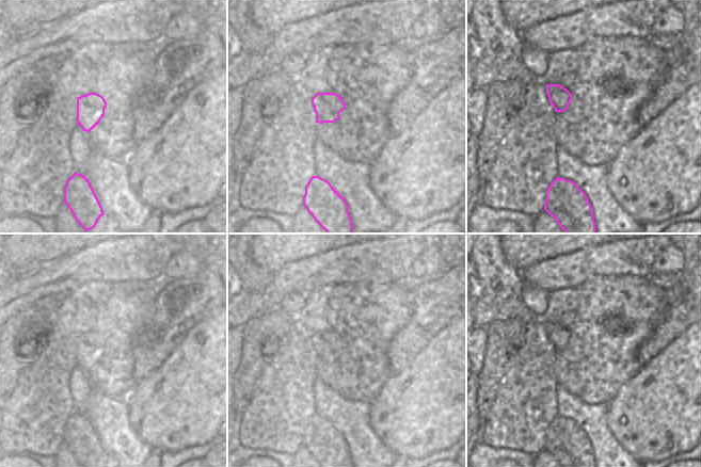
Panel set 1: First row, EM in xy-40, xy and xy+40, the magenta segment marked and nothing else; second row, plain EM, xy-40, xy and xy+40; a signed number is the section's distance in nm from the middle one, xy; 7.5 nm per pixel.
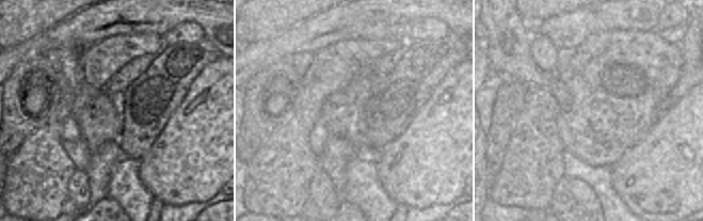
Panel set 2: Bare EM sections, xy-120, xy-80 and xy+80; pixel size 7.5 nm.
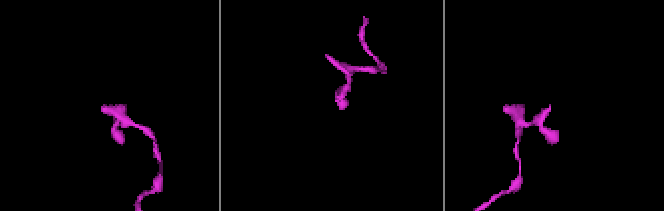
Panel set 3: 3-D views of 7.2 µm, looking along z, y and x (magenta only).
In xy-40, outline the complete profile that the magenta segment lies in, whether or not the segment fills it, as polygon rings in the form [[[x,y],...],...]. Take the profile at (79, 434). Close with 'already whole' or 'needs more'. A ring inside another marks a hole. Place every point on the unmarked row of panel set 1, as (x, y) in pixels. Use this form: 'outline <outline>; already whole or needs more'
outline [[[76,410],[66,420],[64,442],[83,467],[94,467],[105,453],[87,417]]]; already whole

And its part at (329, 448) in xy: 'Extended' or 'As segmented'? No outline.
As segmented

